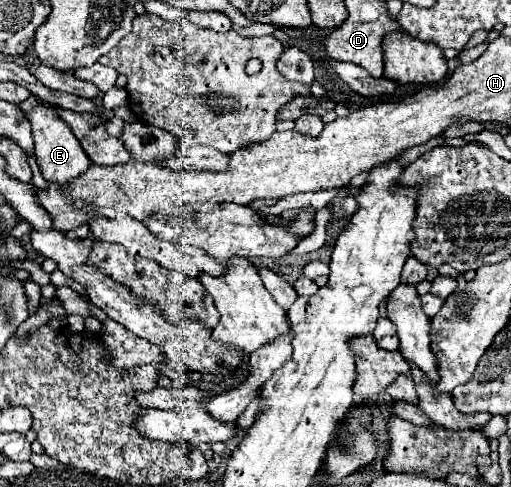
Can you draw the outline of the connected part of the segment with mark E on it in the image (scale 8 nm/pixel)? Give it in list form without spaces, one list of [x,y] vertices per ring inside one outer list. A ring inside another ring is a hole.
[[[37,97],[37,105],[25,113],[27,115],[27,121],[31,123],[31,129],[33,129],[33,141],[35,141],[35,155],[37,155],[37,163],[41,167],[41,173],[43,177],[49,181],[49,183],[55,183],[55,185],[61,185],[61,187],[67,187],[69,179],[75,179],[77,175],[85,173],[87,167],[91,165],[89,157],[85,155],[85,151],[81,149],[81,143],[77,143],[77,137],[73,137],[69,125],[65,125],[65,121],[57,115],[55,107],[45,103],[43,99]]]

